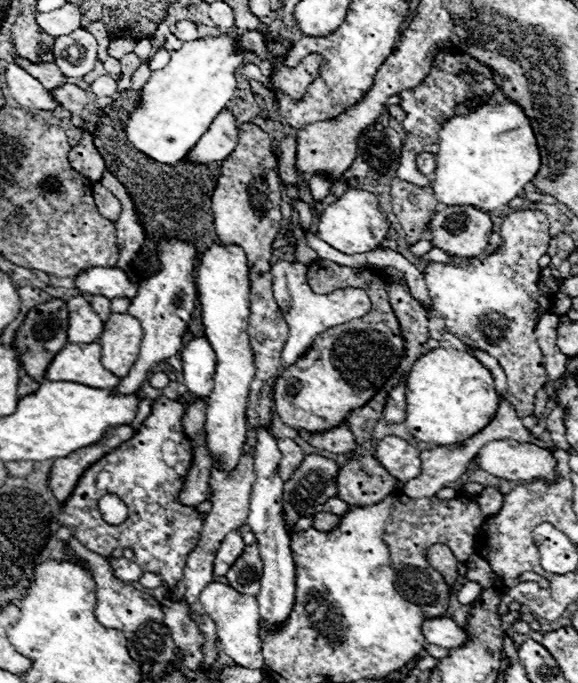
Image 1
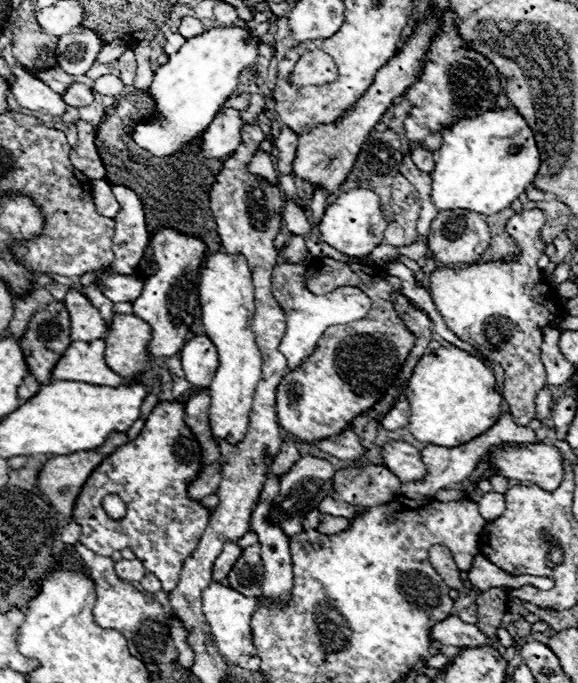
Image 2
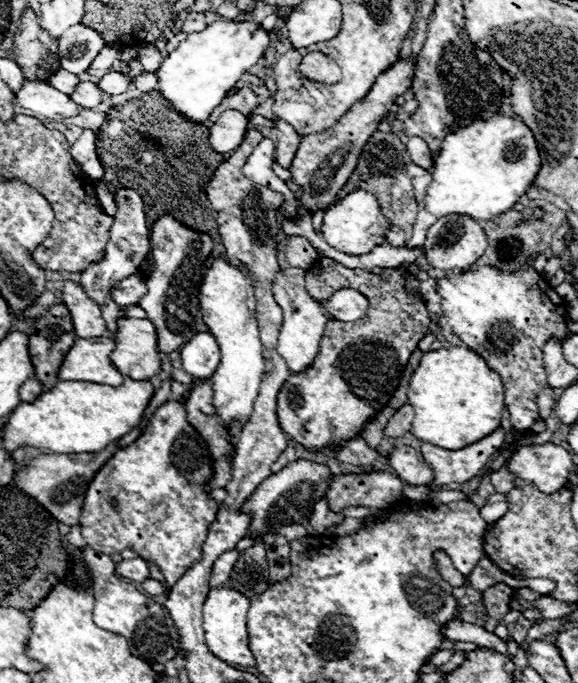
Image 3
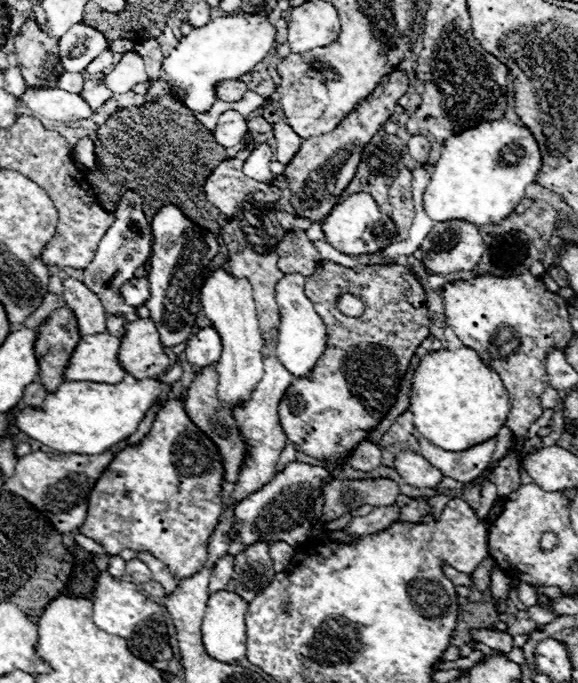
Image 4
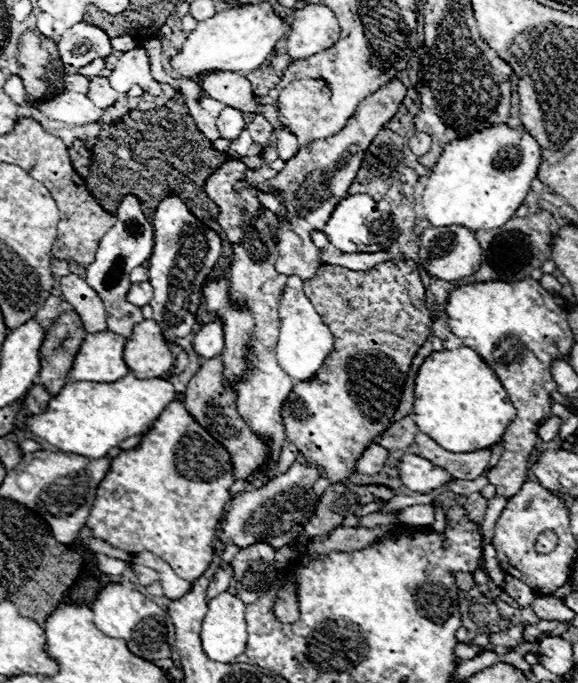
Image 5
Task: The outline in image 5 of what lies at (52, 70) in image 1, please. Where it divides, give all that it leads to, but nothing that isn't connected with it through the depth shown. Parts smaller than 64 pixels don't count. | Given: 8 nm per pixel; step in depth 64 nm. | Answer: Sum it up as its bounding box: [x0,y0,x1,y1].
[64,74,90,94]

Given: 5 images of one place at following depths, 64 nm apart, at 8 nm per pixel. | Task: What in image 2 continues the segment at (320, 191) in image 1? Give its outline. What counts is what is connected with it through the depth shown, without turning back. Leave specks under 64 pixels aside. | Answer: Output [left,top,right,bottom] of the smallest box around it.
[308,190,326,226]

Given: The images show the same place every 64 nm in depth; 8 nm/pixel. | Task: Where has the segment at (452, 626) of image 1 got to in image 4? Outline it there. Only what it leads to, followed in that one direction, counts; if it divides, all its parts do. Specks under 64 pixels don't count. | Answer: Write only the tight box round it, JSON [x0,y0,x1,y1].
[472,630,514,652]

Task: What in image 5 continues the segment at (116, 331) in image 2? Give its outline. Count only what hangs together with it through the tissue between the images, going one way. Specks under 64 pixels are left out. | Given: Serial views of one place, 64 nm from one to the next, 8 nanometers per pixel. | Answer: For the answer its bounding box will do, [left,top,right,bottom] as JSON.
[124,320,174,378]

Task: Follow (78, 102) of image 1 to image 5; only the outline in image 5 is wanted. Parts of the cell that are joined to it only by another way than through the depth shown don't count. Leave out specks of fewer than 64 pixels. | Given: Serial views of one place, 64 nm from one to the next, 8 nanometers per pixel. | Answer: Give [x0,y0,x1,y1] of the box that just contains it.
[88,78,118,108]

